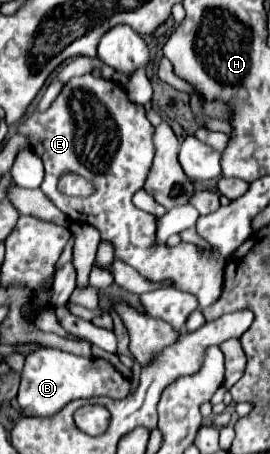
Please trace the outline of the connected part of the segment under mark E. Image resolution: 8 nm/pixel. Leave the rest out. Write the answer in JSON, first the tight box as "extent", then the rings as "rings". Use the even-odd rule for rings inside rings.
{"extent":[17,74,225,308],"rings":[[[95,74],[71,78],[63,84],[47,112],[33,112],[17,124],[17,134],[29,138],[33,152],[45,164],[41,190],[69,220],[97,228],[101,242],[111,242],[115,260],[133,266],[149,280],[171,278],[175,288],[191,292],[199,300],[199,306],[205,308],[221,296],[225,260],[217,250],[201,250],[195,244],[159,244],[155,236],[155,216],[135,208],[131,202],[133,194],[141,190],[153,160],[151,132],[153,128],[145,116],[145,108],[129,102],[121,84]],[[67,172],[91,180],[95,192],[83,200],[67,200],[67,196],[57,190],[57,180]]]}

